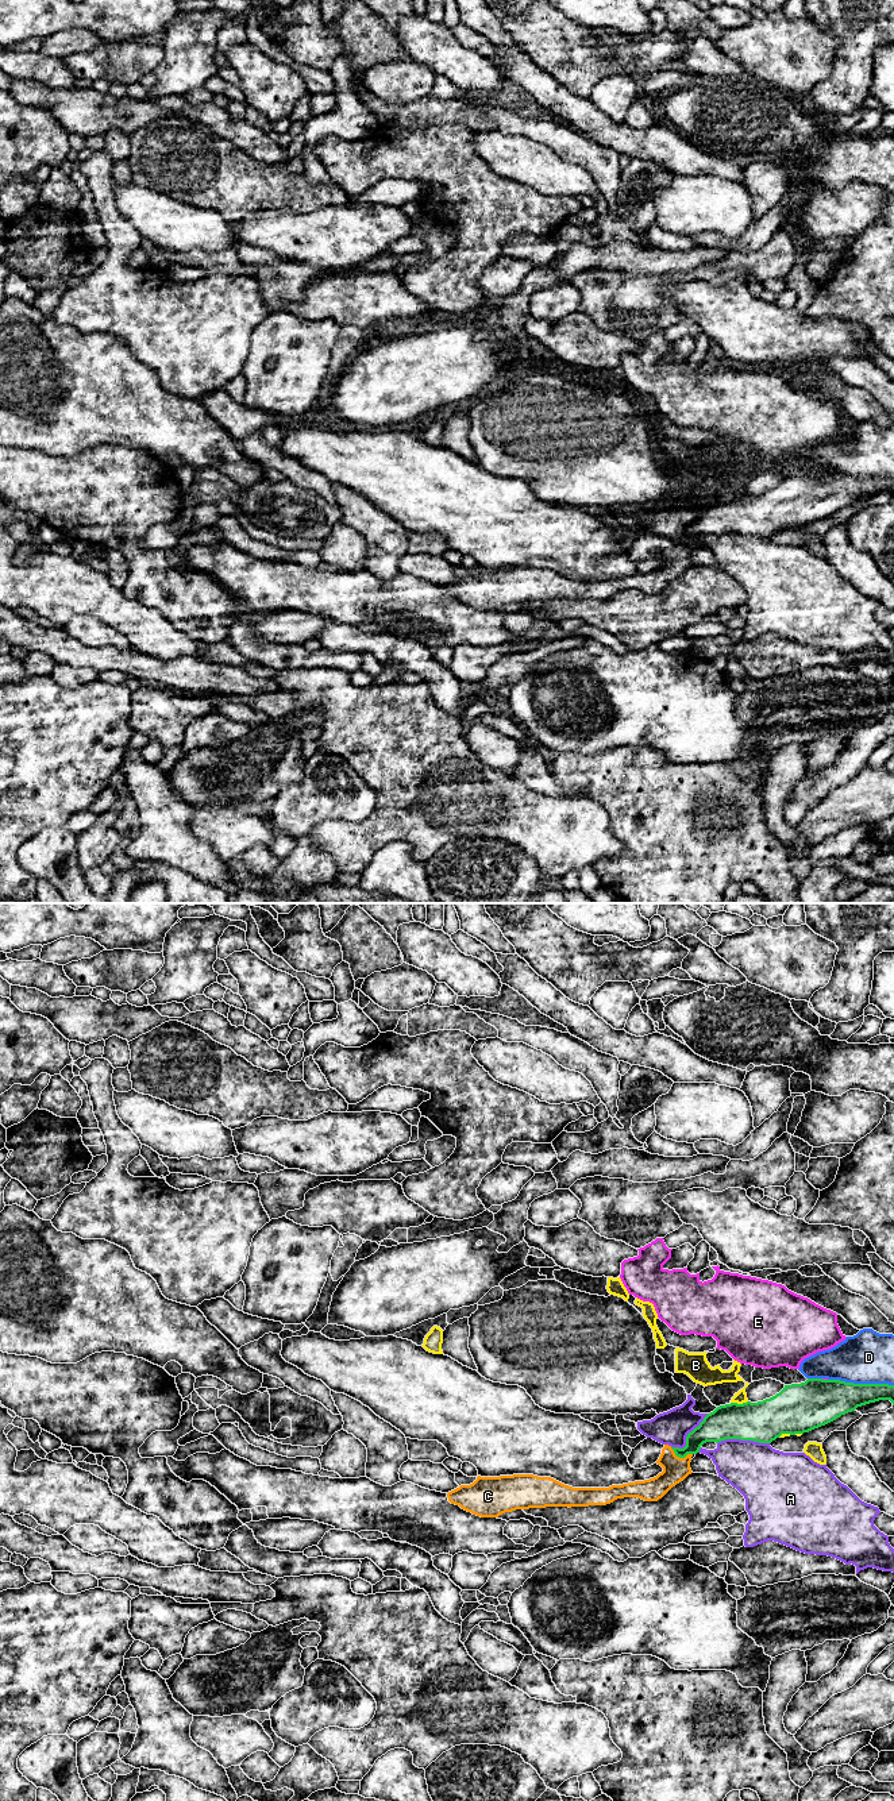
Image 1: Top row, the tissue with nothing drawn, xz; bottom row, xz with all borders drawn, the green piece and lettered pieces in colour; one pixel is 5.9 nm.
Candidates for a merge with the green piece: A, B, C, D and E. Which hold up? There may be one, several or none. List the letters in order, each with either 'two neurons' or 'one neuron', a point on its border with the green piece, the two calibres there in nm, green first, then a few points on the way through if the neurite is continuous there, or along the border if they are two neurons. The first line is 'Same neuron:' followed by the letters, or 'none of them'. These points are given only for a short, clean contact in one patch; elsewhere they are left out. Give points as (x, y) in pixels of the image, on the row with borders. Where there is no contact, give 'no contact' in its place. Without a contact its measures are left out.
Same neuron: C
A: two neurons | xz (743, 1439) | 240/340 nm
B: two neurons | xz (739, 1404) | 240/110 nm
C: one neuron | xz (681, 1457) | 160/150 nm | across xz (712, 1429), (681, 1457), (675, 1462), (675, 1469)
D: two neurons | xz (860, 1384) | 260/300 nm
E: two neurons | xz (824, 1380) | 300/20 nm

